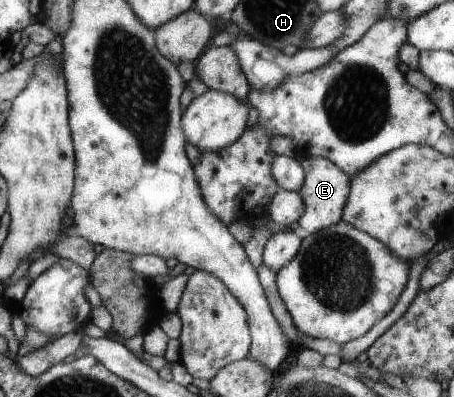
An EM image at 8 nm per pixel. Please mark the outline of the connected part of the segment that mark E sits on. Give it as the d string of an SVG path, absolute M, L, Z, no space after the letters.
M307 157L301 160L300 165L304 170L304 179L297 191L301 195L304 211L297 219L297 224L311 234L340 220L345 199L348 198L349 176L336 164L321 157Z

